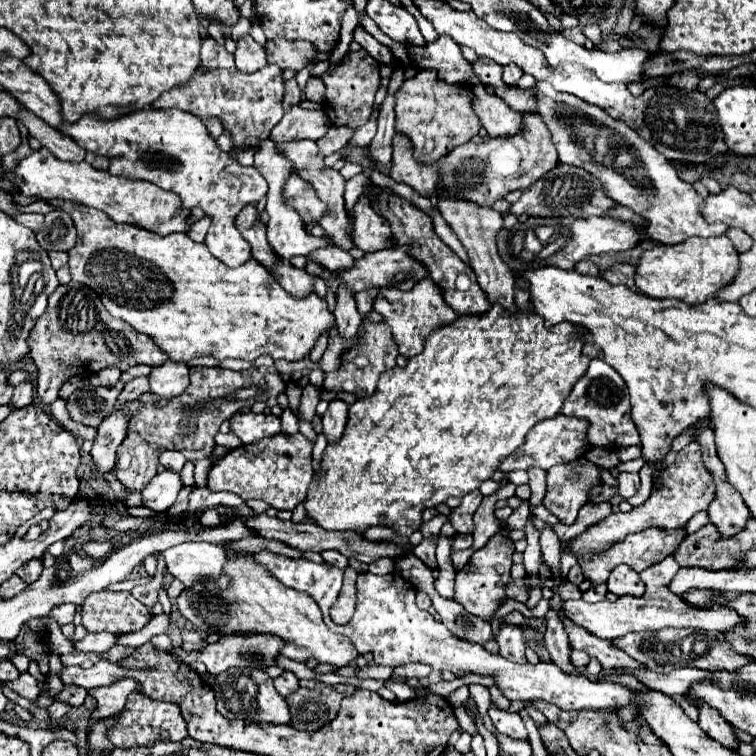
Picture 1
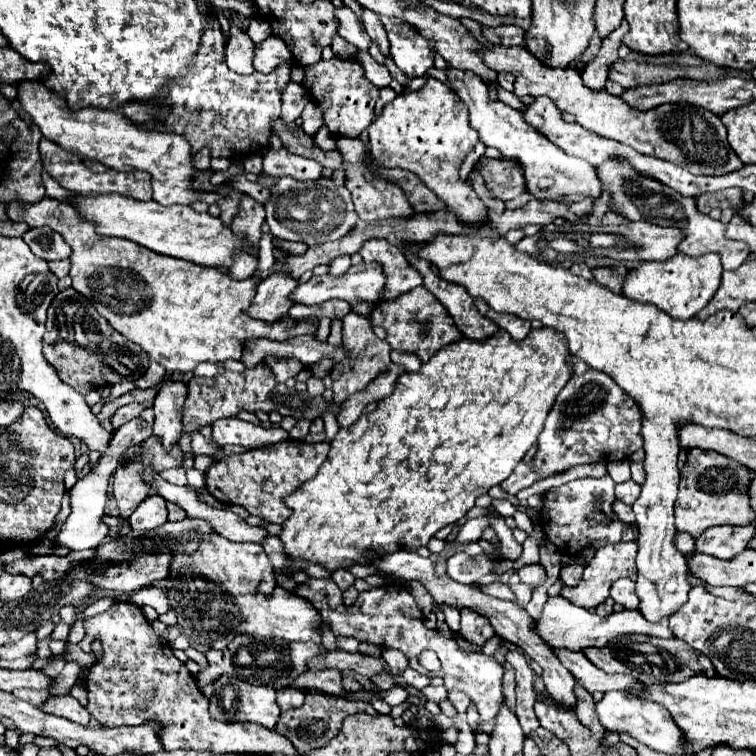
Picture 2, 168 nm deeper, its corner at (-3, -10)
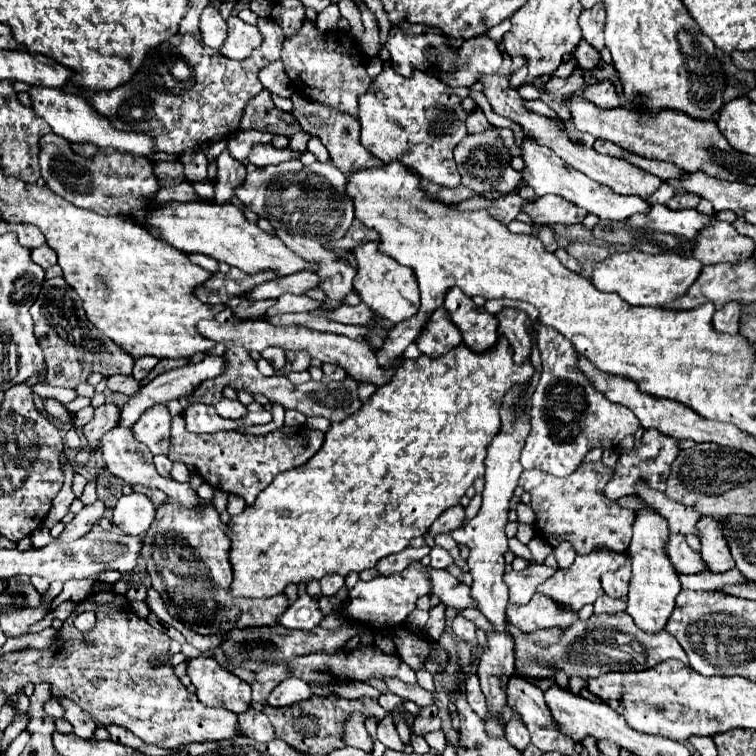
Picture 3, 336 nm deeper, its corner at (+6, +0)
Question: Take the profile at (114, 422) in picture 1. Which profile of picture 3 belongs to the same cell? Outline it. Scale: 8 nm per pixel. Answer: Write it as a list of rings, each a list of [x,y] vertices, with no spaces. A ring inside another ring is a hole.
[[[205,356],[199,364],[187,364],[187,366],[181,366],[181,368],[173,368],[173,370],[167,370],[163,374],[159,374],[157,378],[153,378],[149,384],[145,384],[135,396],[129,398],[129,402],[123,406],[121,410],[121,420],[119,420],[119,426],[123,428],[131,428],[139,416],[151,408],[153,404],[167,404],[169,400],[175,400],[175,398],[181,398],[181,396],[189,396],[203,380],[207,378],[215,378],[223,372],[223,364],[225,364],[225,358],[223,356]]]

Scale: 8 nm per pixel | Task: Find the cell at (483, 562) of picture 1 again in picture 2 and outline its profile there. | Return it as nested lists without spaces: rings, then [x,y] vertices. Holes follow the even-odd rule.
[[[462,610],[460,636],[476,646],[484,646],[484,642],[494,636],[494,630],[490,622],[486,622],[486,618],[482,618],[480,614],[474,614],[472,610]]]

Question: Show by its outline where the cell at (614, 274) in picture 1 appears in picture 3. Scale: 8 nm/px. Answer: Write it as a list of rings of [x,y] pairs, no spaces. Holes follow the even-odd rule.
[[[573,242],[567,248],[567,252],[579,262],[579,266],[583,268],[581,274],[587,276],[587,278],[591,276],[595,264],[609,256],[609,248],[607,246],[593,246],[593,244],[579,244],[579,242]]]

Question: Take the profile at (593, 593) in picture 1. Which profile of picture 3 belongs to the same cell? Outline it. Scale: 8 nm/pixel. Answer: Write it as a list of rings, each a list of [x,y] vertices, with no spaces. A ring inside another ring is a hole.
[[[599,596],[595,600],[595,614],[601,614],[601,612],[609,612],[609,614],[615,614],[615,612],[621,612],[625,610],[625,602],[623,600],[613,600],[609,596]]]

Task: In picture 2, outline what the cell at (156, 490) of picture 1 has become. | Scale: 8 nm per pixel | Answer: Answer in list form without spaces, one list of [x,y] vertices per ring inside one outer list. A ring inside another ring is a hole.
[[[148,496],[140,502],[140,506],[134,510],[134,514],[128,518],[130,528],[136,532],[146,532],[162,526],[166,522],[166,500],[154,496]]]

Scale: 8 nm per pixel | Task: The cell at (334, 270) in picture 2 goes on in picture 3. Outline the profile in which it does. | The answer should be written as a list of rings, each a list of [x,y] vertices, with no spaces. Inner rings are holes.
[[[275,230],[277,236],[303,260],[309,260],[317,264],[317,274],[321,278],[321,288],[327,294],[325,308],[335,308],[341,306],[343,298],[353,290],[353,276],[355,268],[351,264],[345,264],[341,256],[337,256],[333,251],[323,248],[318,240],[301,238],[295,234],[289,234],[285,230]]]

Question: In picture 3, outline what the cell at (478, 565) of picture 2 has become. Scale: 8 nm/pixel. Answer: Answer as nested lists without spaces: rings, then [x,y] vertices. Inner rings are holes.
[[[433,546],[429,558],[431,558],[431,566],[433,568],[449,568],[449,566],[455,564],[453,556],[445,548],[441,548],[441,546]]]

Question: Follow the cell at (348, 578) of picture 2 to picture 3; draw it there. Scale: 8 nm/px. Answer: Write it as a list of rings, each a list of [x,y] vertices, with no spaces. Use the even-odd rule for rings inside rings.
[[[333,574],[333,576],[323,576],[323,578],[321,578],[323,596],[333,596],[341,586],[343,586],[343,578],[337,576],[337,574]]]

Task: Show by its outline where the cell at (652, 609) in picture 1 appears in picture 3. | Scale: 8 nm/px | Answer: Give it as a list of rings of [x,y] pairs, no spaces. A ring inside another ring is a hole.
[[[533,594],[525,606],[507,606],[507,616],[521,632],[537,632],[547,628],[569,628],[579,620],[577,610],[549,600],[545,594]]]

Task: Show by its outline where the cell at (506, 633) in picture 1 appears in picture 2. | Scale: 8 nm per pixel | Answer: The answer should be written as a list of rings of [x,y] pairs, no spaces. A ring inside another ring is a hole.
[[[510,650],[506,654],[506,662],[510,662],[516,670],[516,716],[524,730],[524,736],[530,736],[540,726],[534,714],[534,671],[520,650]]]

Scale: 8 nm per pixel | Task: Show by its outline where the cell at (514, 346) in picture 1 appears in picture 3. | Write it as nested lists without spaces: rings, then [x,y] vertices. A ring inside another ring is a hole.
[[[499,336],[497,344],[491,350],[485,352],[473,352],[465,344],[459,344],[459,348],[449,350],[445,356],[439,358],[429,358],[421,354],[417,360],[407,360],[403,358],[403,364],[395,368],[393,378],[389,384],[383,384],[377,388],[377,392],[349,418],[345,418],[341,424],[331,424],[331,428],[325,432],[325,442],[321,450],[309,460],[309,464],[303,464],[301,468],[283,472],[275,476],[273,484],[269,484],[255,500],[253,506],[247,506],[243,514],[233,516],[229,524],[229,538],[231,538],[231,554],[229,560],[233,564],[233,584],[231,592],[233,596],[243,596],[243,598],[273,598],[285,590],[287,584],[299,584],[299,582],[309,582],[313,578],[321,580],[325,574],[341,574],[347,576],[349,572],[361,572],[367,568],[373,568],[377,560],[401,552],[403,548],[409,546],[409,542],[417,536],[425,536],[425,532],[431,528],[433,520],[445,512],[451,506],[457,506],[461,496],[465,496],[465,490],[473,486],[477,478],[485,474],[485,456],[487,456],[487,446],[491,444],[493,436],[499,432],[501,422],[499,422],[499,410],[501,410],[501,400],[509,388],[519,386],[525,390],[535,374],[535,366],[531,364],[531,358],[515,364],[513,362],[513,348],[509,342],[505,342],[503,336]]]

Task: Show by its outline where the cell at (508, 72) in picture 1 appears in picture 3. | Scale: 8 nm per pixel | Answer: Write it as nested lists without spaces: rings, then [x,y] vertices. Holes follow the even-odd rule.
[[[477,36],[465,40],[459,48],[459,70],[445,74],[445,84],[451,88],[455,86],[473,86],[479,76],[495,74],[501,68],[501,50],[499,46],[487,36]]]

